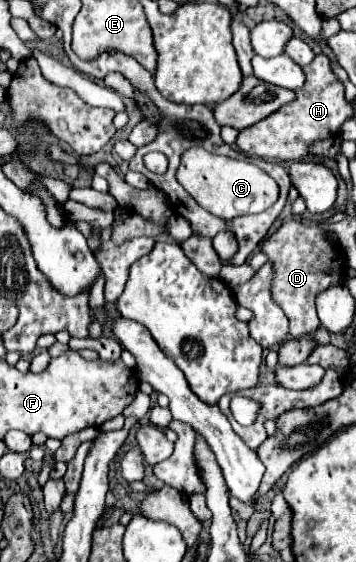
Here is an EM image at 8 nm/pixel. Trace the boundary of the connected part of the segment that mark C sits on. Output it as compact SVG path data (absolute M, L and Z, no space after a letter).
M190 148L182 154L176 178L202 208L222 219L263 212L278 200L278 184L262 168L244 160L212 154L204 148Z

